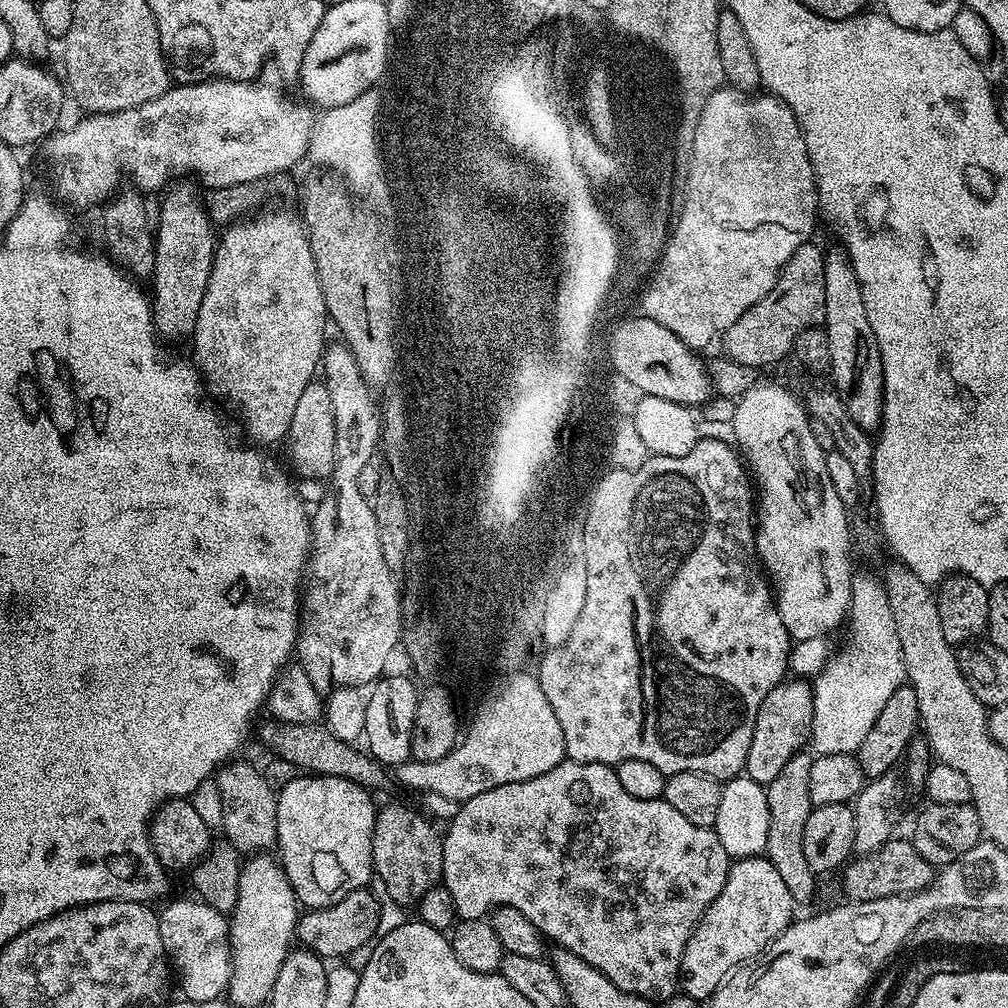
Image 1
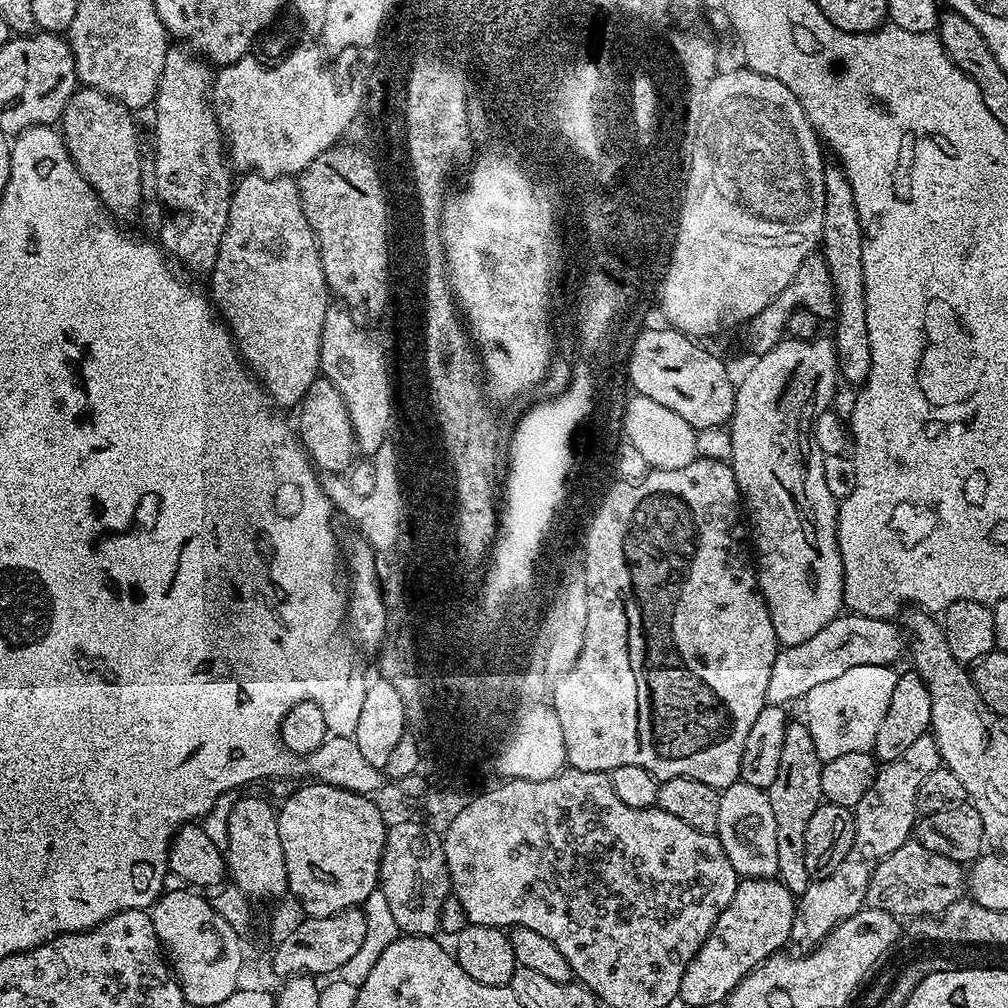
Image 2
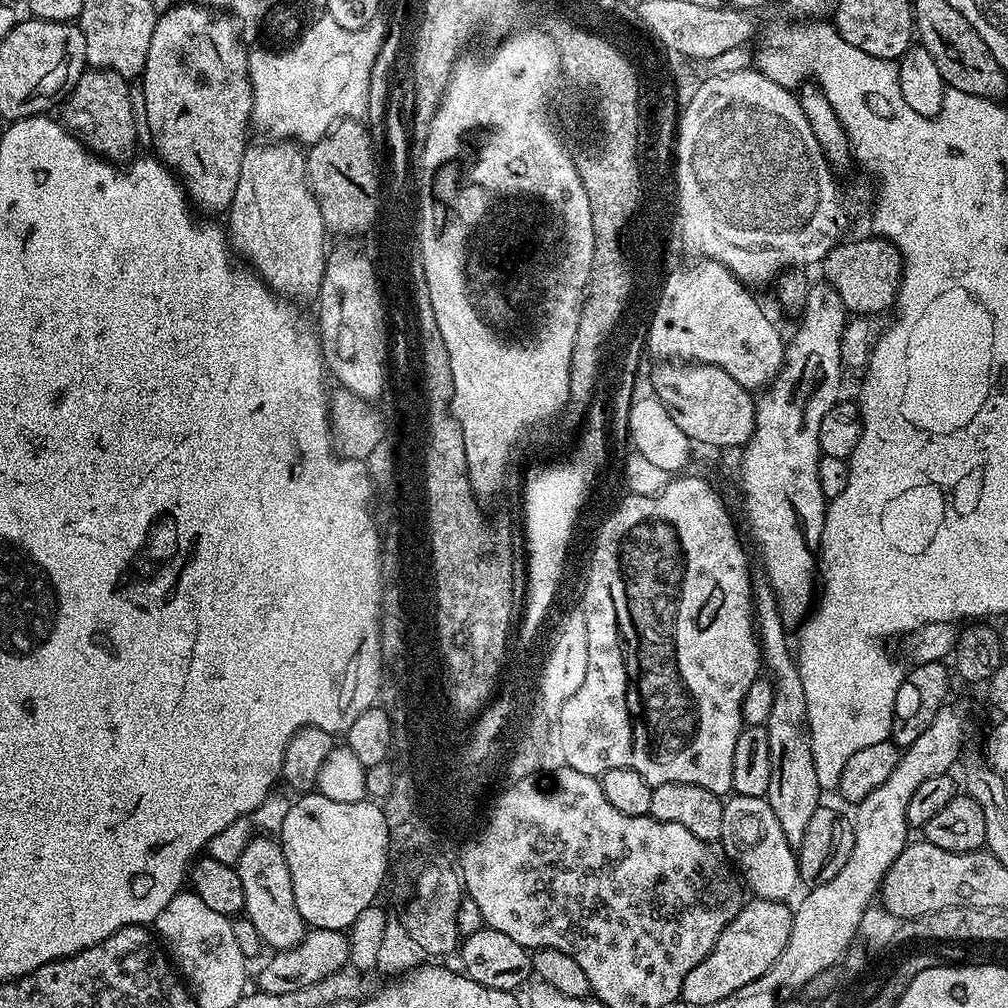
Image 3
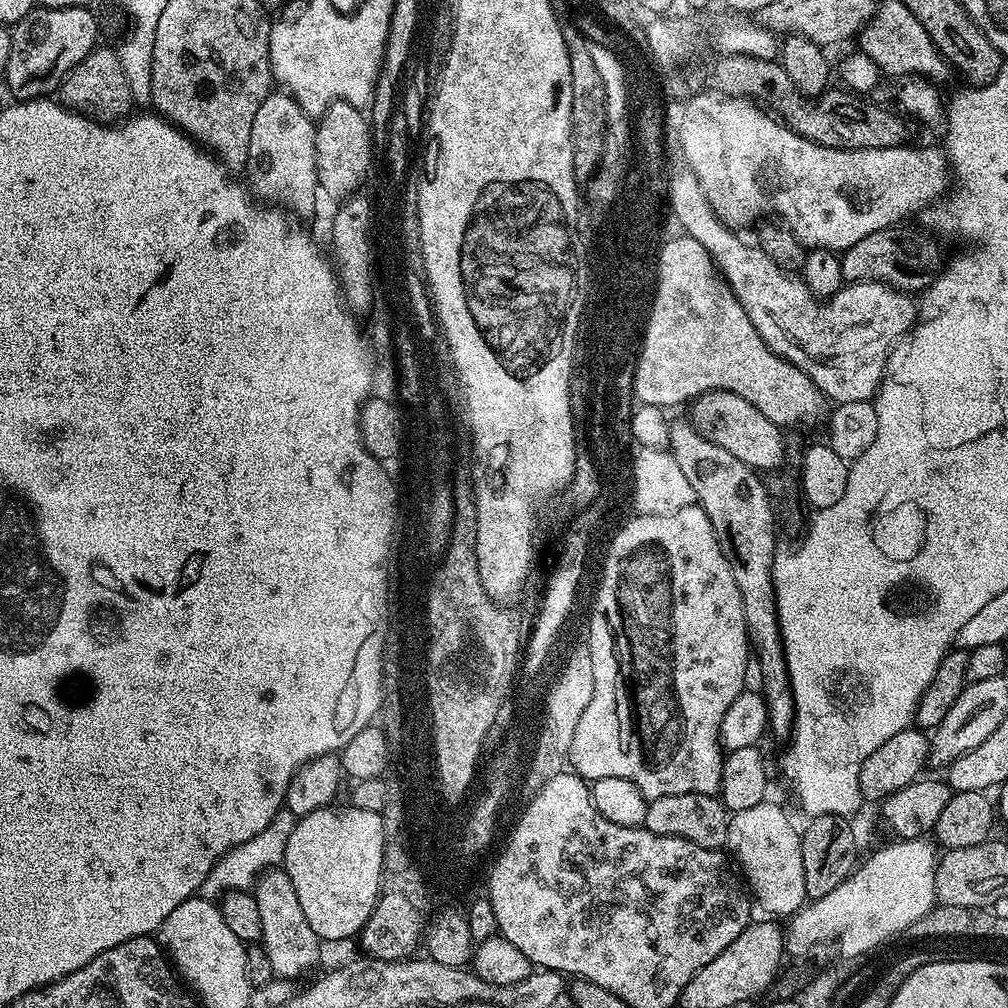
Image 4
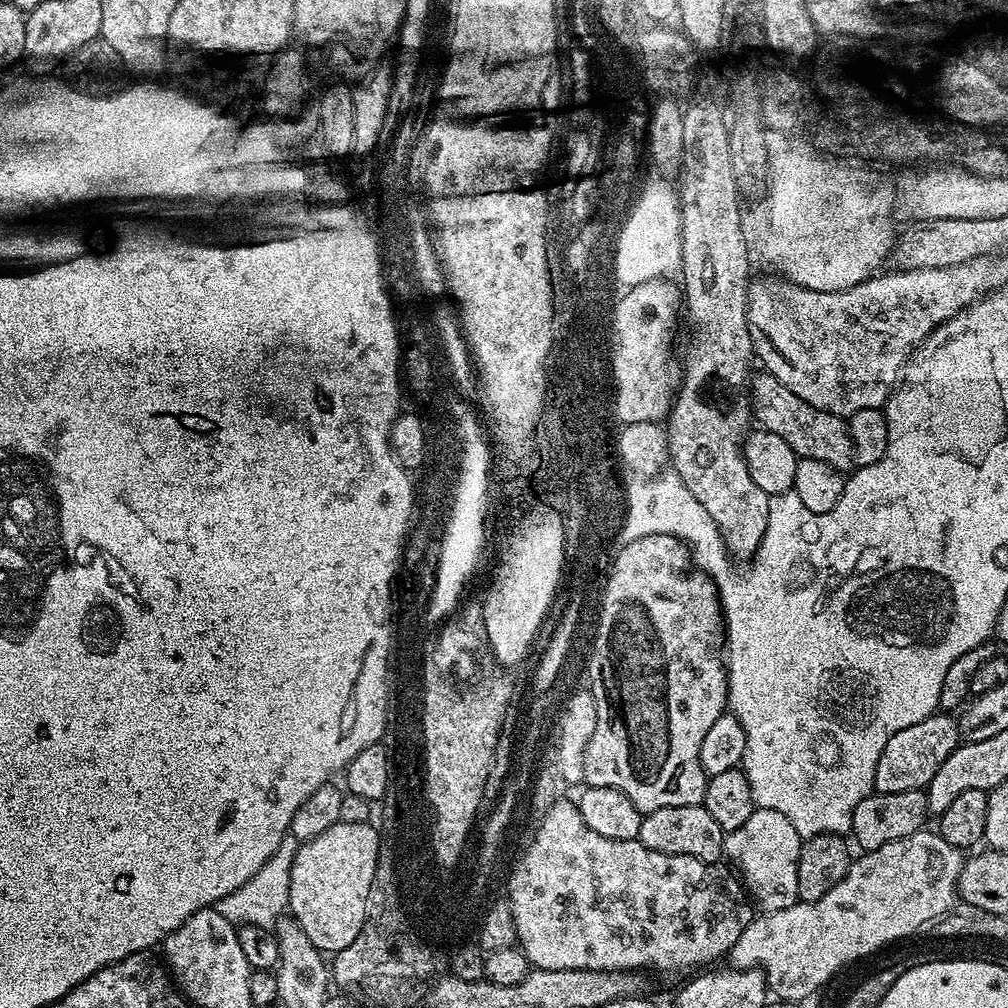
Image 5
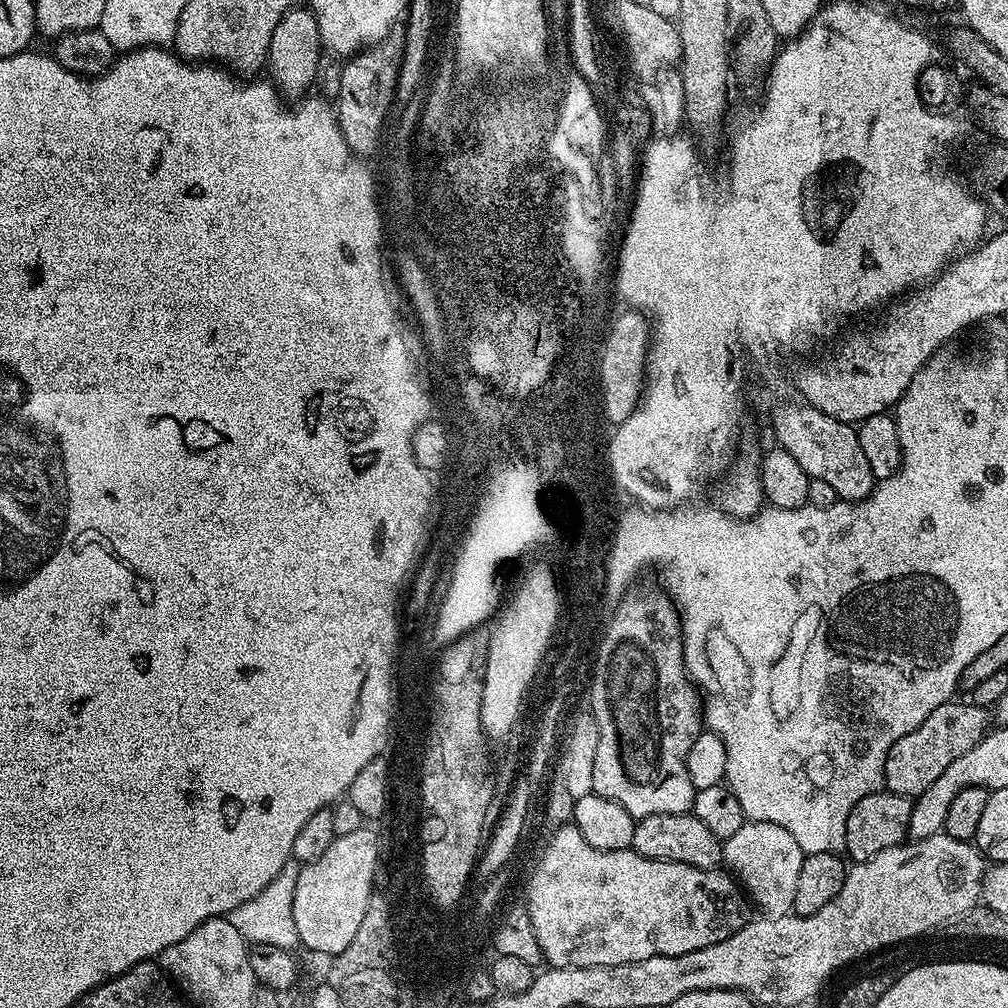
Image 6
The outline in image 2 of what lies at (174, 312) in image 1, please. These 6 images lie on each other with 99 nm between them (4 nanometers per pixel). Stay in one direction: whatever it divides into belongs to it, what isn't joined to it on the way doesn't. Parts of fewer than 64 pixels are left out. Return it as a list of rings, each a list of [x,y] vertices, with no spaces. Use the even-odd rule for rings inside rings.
[[[184,46],[169,47],[154,101],[156,196],[172,211],[160,228],[158,243],[177,265],[180,263],[182,267],[189,268],[192,272],[204,272],[204,274],[211,273],[218,258],[218,246],[226,230],[234,187],[234,176],[232,180],[234,172],[226,159],[226,141],[221,133],[220,124],[216,121],[213,105],[210,103],[213,79],[213,69],[199,55],[193,54]]]

